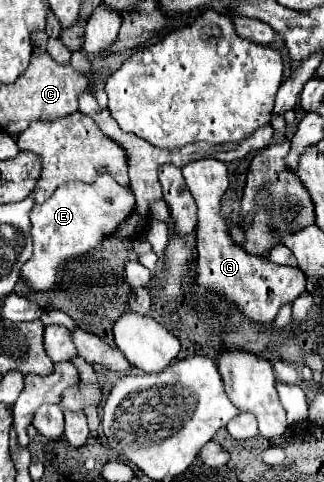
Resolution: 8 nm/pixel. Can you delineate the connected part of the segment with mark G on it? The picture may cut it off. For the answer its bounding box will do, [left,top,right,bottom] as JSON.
[183,159,305,323]

